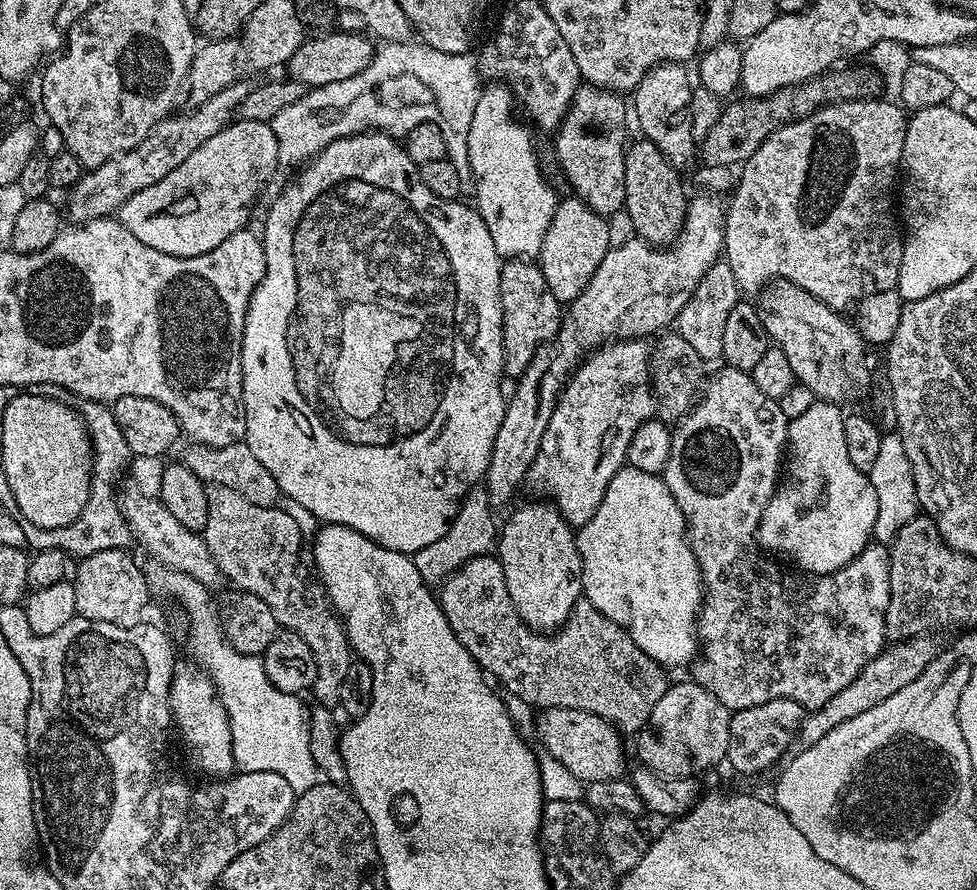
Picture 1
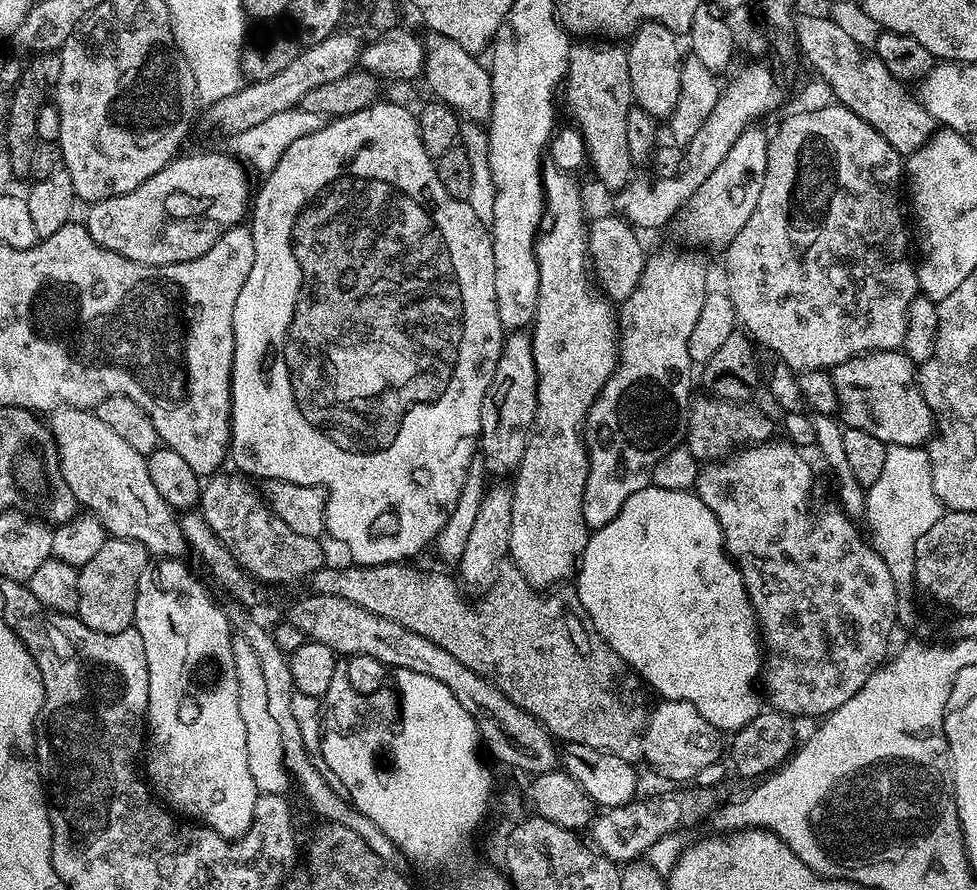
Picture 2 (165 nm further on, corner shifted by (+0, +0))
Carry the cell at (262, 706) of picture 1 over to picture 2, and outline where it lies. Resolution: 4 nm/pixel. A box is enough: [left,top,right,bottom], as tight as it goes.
[233,635,293,796]

